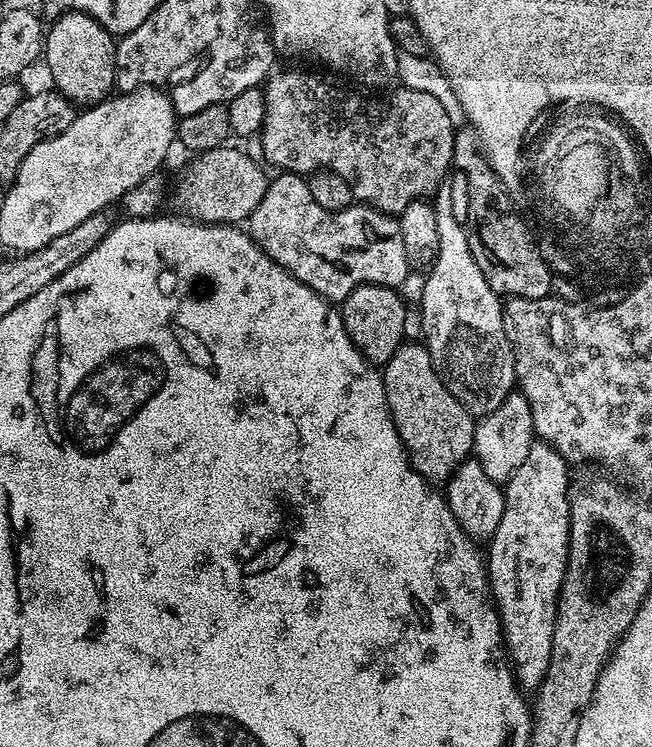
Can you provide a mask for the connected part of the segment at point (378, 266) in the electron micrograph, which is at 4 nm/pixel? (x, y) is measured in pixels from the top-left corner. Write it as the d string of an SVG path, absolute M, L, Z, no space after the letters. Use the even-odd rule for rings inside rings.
M281 171L280 177L269 183L262 202L252 211L246 221L246 231L260 249L278 266L282 266L298 282L310 286L329 302L343 302L349 294L363 284L381 284L399 289L400 283L410 276L406 262L406 250L402 246L402 230L399 219L387 212L367 206L353 206L341 212L322 210L310 195L310 186L303 175Z

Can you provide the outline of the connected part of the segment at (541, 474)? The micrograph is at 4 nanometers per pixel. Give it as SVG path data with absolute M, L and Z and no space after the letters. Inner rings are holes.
M533 442L530 454L522 461L522 466L503 485L504 509L502 522L494 530L486 548L486 567L488 585L492 587L492 599L500 614L500 626L504 633L504 646L508 649L508 659L514 669L516 683L521 689L539 689L546 678L550 666L550 654L554 642L556 625L556 606L560 598L560 587L568 565L568 531L570 530L570 479L568 480L569 461L558 454L556 448L543 442Z

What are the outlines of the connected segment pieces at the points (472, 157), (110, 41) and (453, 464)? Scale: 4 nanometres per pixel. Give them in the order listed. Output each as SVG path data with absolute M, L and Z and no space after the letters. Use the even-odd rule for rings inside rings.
M471 126L456 128L454 150L452 151L452 168L464 175L464 184L468 187L468 220L466 216L468 241L470 242L470 250L474 254L474 262L478 262L478 270L482 270L490 290L494 290L497 296L501 298L517 296L537 302L543 301L543 296L547 297L552 291L553 274L550 270L546 270L546 263L540 263L536 249L532 247L530 232L504 189L505 181L499 180L495 170L489 166L480 135Z
M62 12L51 23L44 37L42 60L48 63L48 72L56 83L55 91L77 106L100 103L116 83L117 41L85 12Z
M423 343L401 344L383 365L382 375L392 421L412 465L429 482L447 481L452 471L473 455L476 420L458 402L458 398L446 390Z

